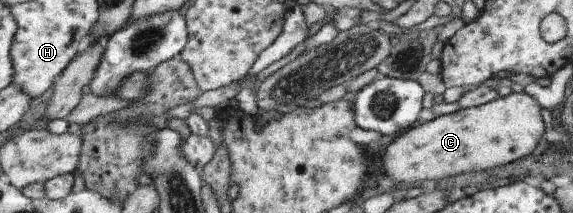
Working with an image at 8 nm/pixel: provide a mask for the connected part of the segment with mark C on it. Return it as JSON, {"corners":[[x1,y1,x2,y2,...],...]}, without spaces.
{"corners":[[514,93,508,96,498,97,495,101,477,106,468,107,455,113,440,115,439,117,427,117,418,126,406,130,401,137,395,138,386,147,386,154,382,156,382,164,385,174,394,185,403,187,403,183,420,182,478,170,490,170,496,166,510,164,518,158,524,158,532,154,538,142,545,133,544,122,540,115,541,106,529,94]]}

